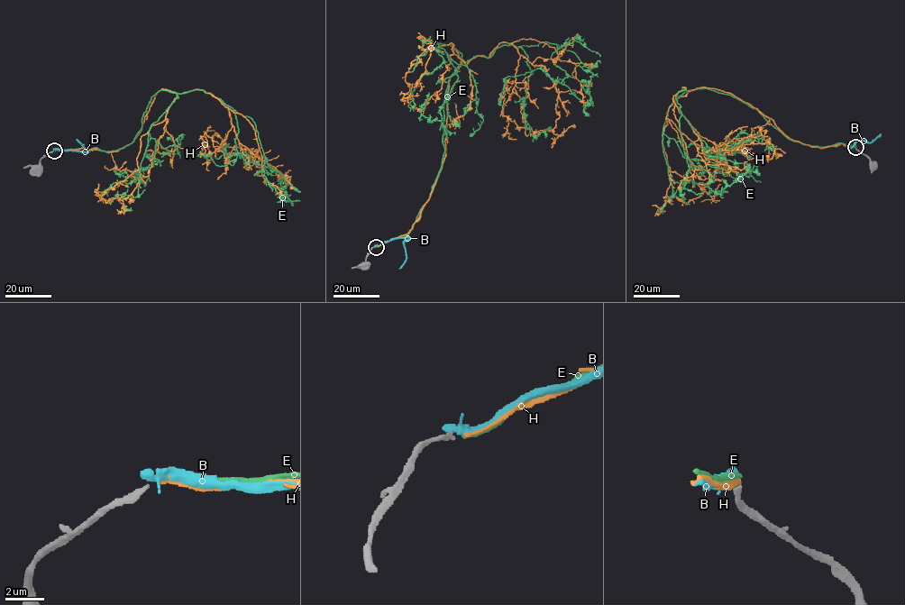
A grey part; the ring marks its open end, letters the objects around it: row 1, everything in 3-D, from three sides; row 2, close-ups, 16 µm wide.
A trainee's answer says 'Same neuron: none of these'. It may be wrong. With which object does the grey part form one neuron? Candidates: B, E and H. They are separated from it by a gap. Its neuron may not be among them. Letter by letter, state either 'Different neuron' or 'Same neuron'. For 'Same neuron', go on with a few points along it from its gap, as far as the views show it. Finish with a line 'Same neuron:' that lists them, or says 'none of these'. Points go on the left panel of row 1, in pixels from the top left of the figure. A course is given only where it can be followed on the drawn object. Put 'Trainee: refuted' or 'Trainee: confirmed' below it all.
B: Different neuron
E: Different neuron
H: Different neuron
Same neuron: none of these
Trainee: confirmed

